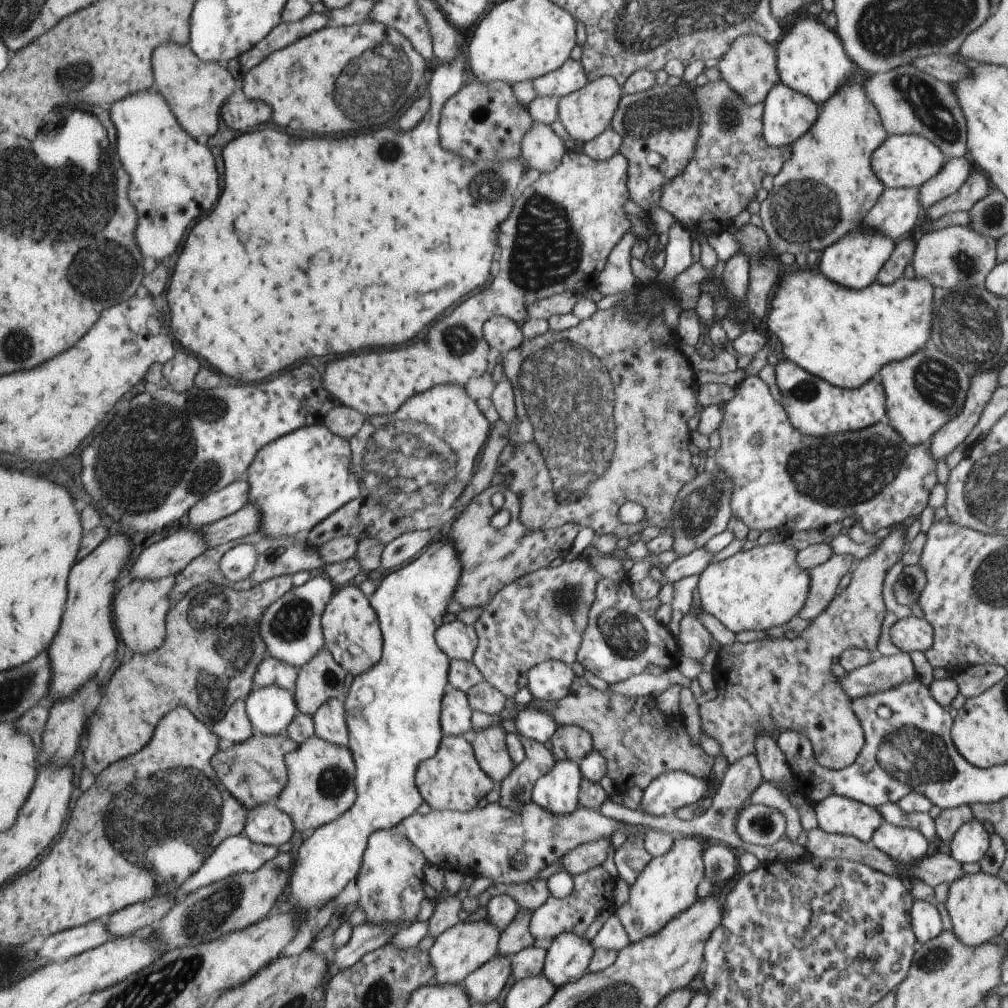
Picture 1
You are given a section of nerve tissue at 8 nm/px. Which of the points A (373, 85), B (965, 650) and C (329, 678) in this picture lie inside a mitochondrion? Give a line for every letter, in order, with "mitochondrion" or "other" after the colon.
A: mitochondrion
B: other
C: mitochondrion

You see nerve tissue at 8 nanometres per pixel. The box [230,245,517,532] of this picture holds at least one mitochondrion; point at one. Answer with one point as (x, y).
(410, 465)

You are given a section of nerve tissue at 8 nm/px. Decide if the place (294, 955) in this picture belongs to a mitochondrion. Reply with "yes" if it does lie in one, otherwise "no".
no

